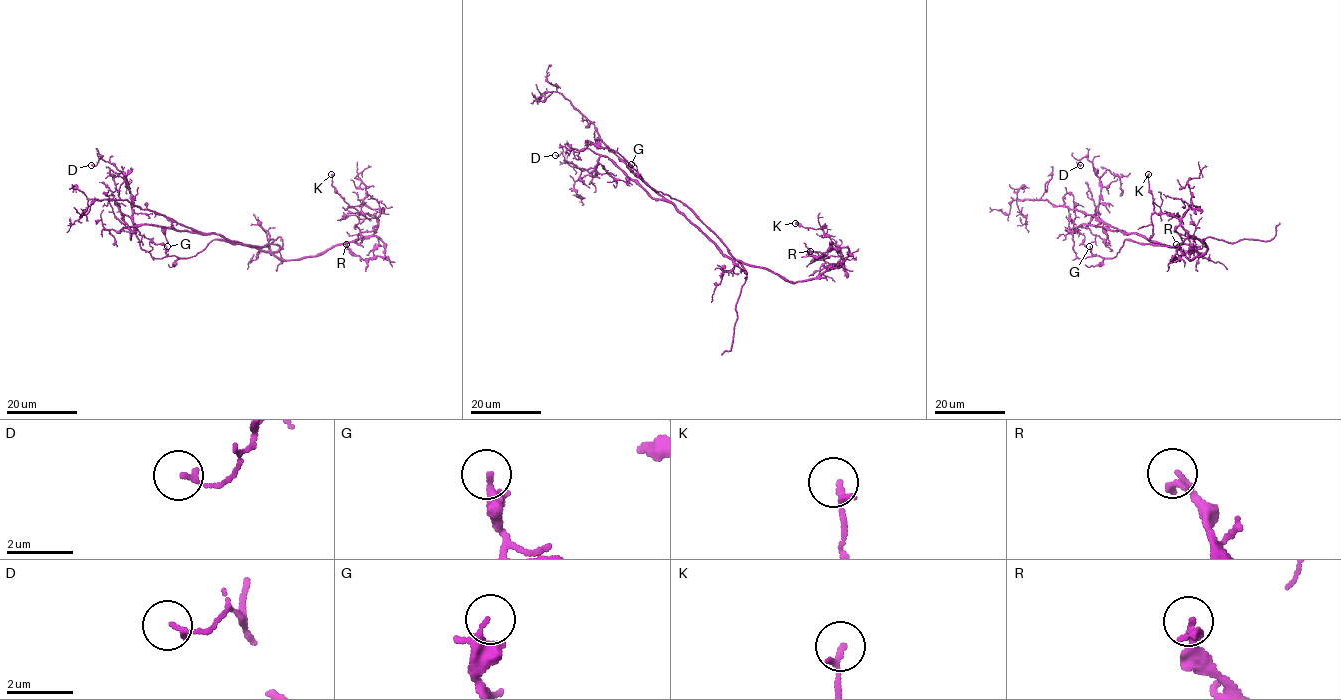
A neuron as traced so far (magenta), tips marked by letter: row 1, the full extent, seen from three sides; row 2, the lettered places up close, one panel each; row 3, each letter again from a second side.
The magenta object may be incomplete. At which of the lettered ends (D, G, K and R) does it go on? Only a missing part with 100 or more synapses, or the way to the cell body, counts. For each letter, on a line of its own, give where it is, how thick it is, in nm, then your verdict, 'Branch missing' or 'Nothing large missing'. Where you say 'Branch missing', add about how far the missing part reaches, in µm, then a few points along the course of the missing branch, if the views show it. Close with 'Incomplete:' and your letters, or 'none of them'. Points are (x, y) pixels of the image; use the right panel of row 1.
D: Place: (1080, 165). Thickness 130 nm. Nothing large missing
G: Place: (1089, 246). Thickness 160 nm. Nothing large missing
K: Place: (1148, 174). Thickness 190 nm. Nothing large missing
R: Place: (1176, 244). Thickness 240 nm. Nothing large missing
Incomplete: none of them

